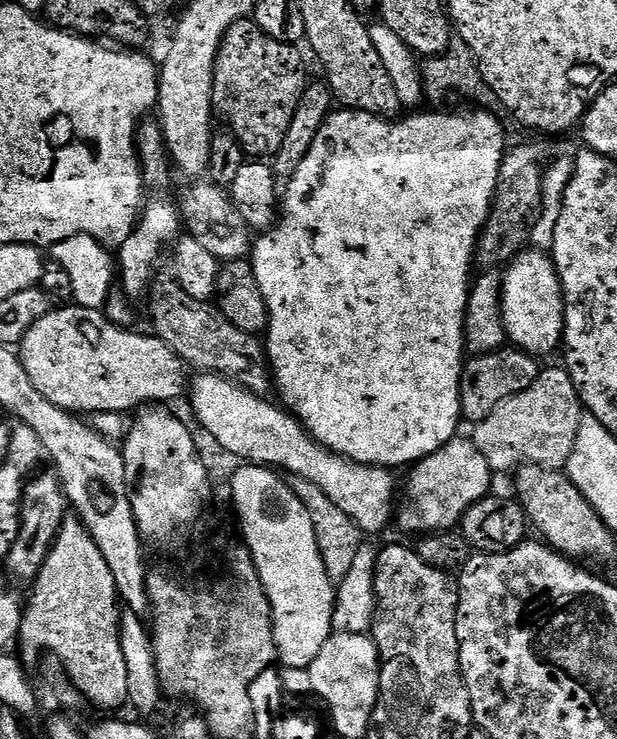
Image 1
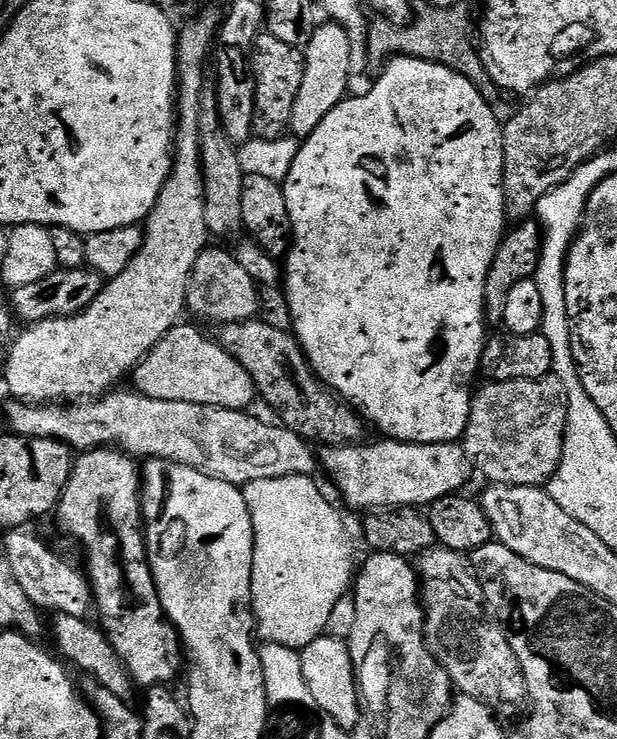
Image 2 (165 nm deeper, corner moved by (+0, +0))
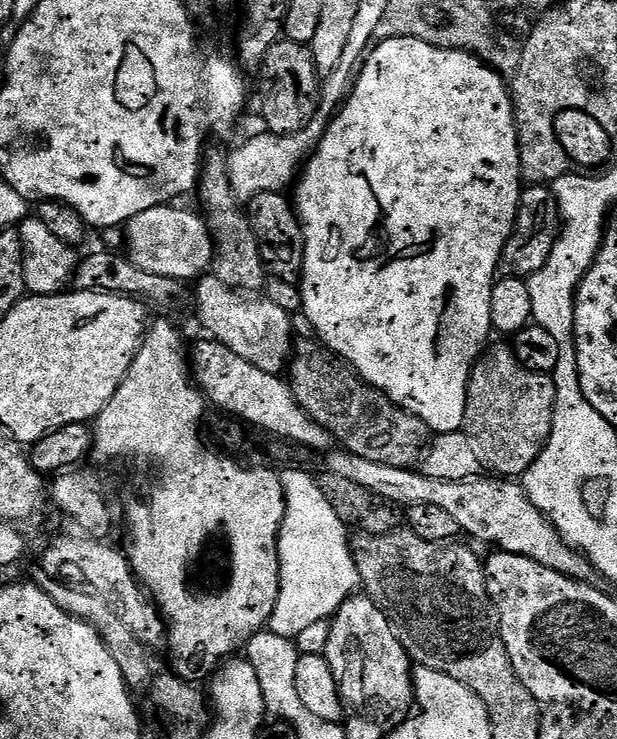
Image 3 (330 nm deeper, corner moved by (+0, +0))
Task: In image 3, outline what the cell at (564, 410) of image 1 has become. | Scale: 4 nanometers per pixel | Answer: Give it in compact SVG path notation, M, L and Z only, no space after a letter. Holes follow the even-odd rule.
M489 347L472 367L463 431L480 453L481 461L504 478L520 478L542 454L554 426L556 381L526 367L511 347Z

